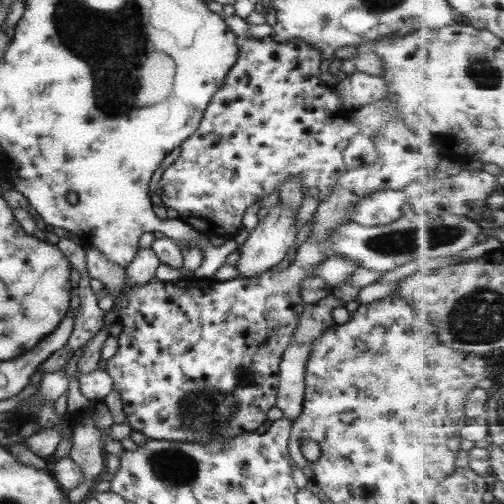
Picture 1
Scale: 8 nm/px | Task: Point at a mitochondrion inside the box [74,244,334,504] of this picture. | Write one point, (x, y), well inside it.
(175, 468)

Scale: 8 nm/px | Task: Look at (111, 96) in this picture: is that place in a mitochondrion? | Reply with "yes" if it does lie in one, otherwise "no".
yes

